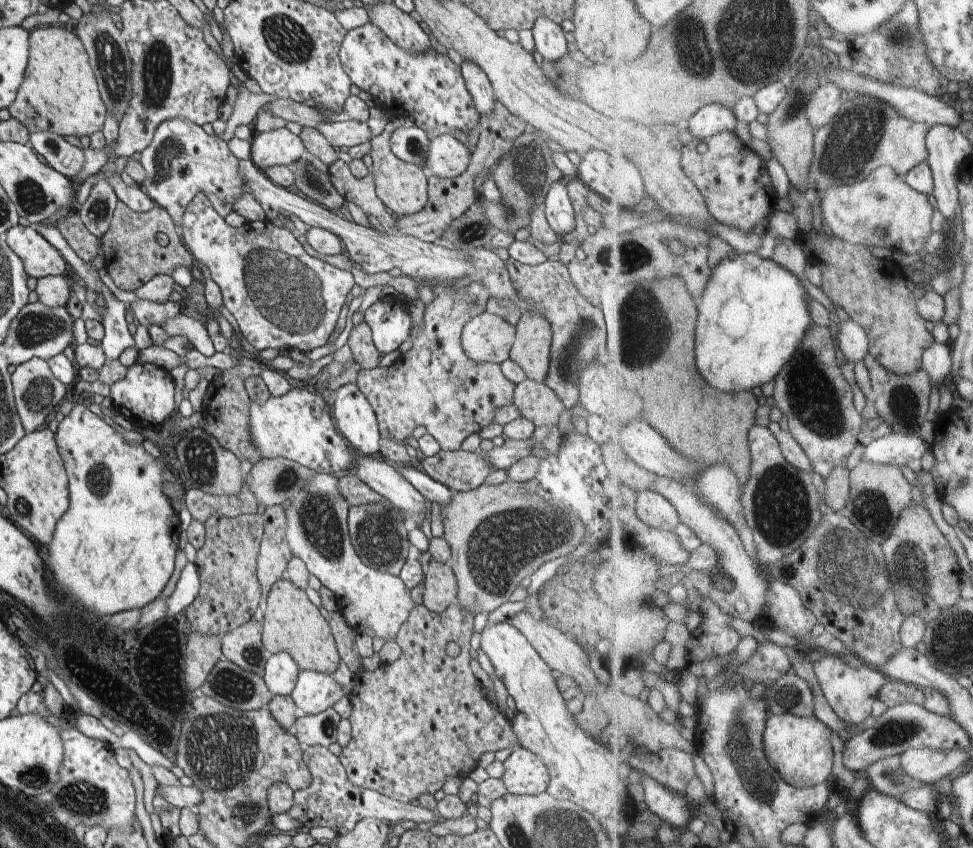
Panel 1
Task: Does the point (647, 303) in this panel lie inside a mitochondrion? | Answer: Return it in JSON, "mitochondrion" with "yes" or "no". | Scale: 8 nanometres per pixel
{"mitochondrion":"yes"}

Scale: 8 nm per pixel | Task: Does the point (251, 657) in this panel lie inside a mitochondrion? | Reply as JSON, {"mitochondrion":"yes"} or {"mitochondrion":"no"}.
{"mitochondrion":"yes"}

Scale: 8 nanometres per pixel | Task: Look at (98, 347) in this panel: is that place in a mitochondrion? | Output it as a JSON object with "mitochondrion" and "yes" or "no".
{"mitochondrion":"no"}

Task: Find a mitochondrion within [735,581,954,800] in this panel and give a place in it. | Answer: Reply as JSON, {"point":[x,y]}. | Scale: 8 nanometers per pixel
{"point":[894,732]}

